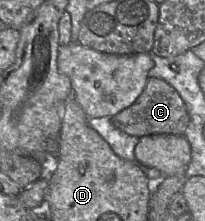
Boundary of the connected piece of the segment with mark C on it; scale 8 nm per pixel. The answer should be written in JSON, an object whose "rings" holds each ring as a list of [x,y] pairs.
{"rings":[[[148,77],[143,91],[132,105],[110,119],[119,130],[139,138],[155,134],[183,136],[189,123],[189,115],[179,93],[166,81],[154,77]]]}

